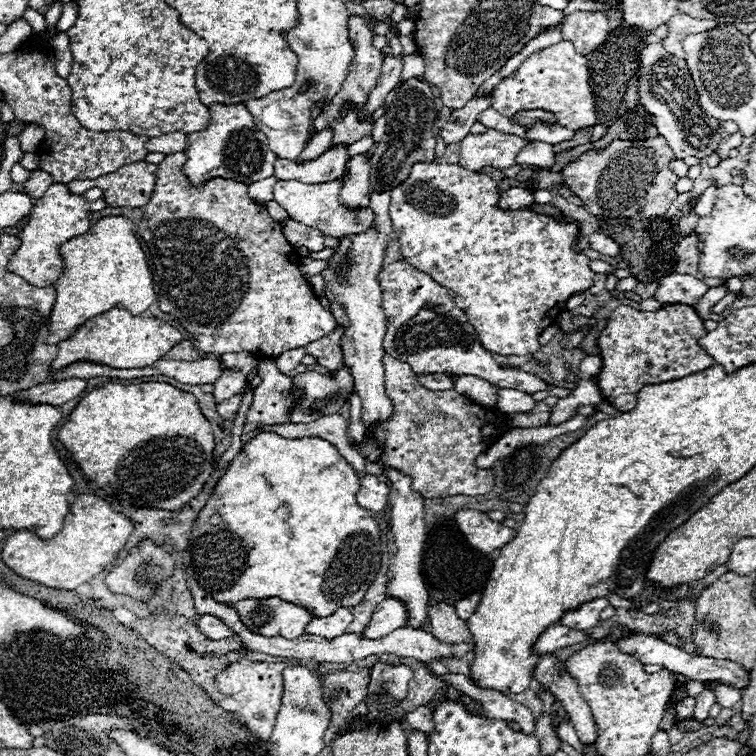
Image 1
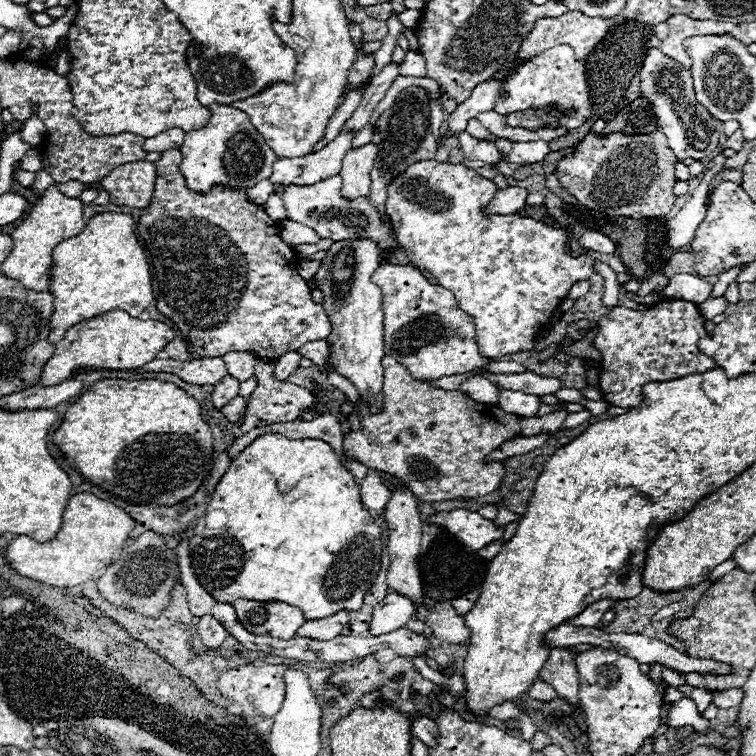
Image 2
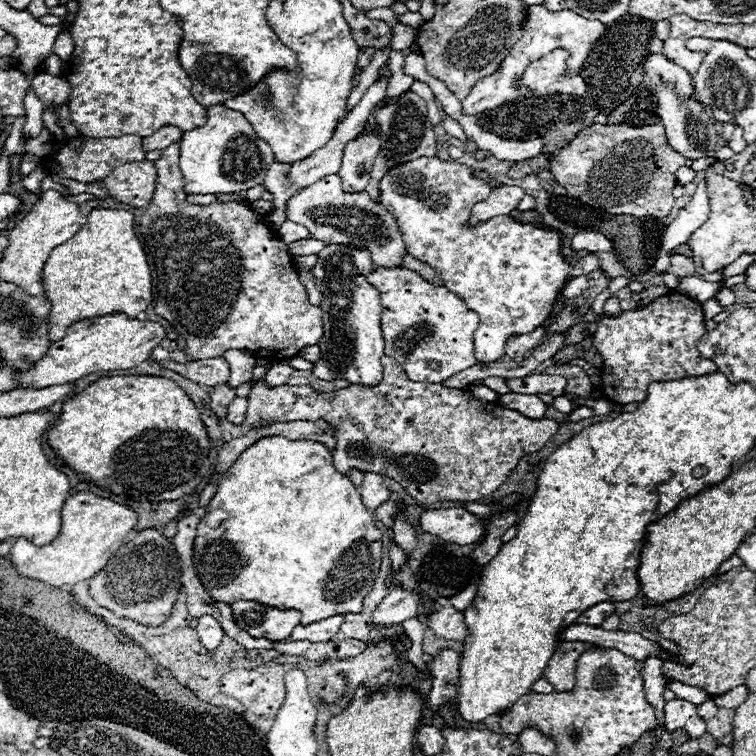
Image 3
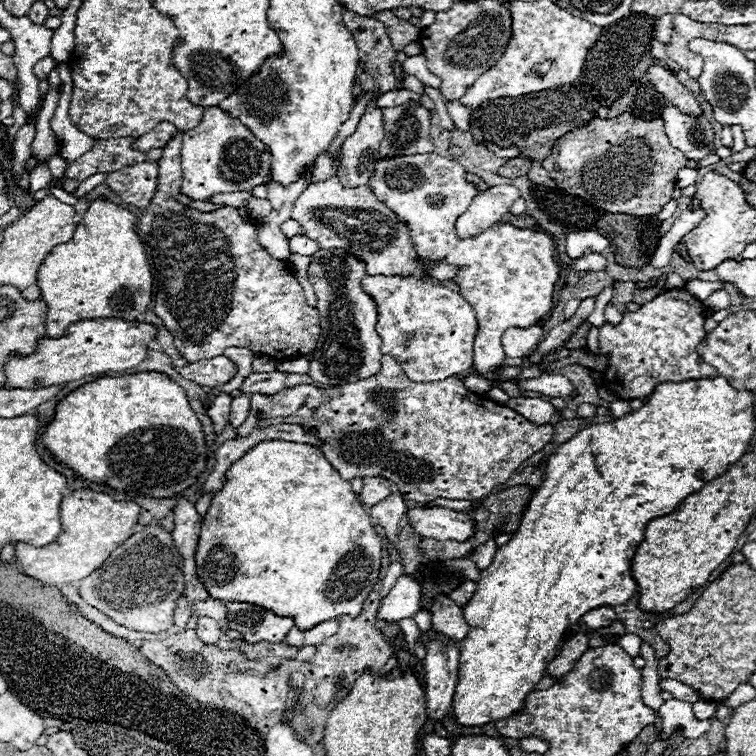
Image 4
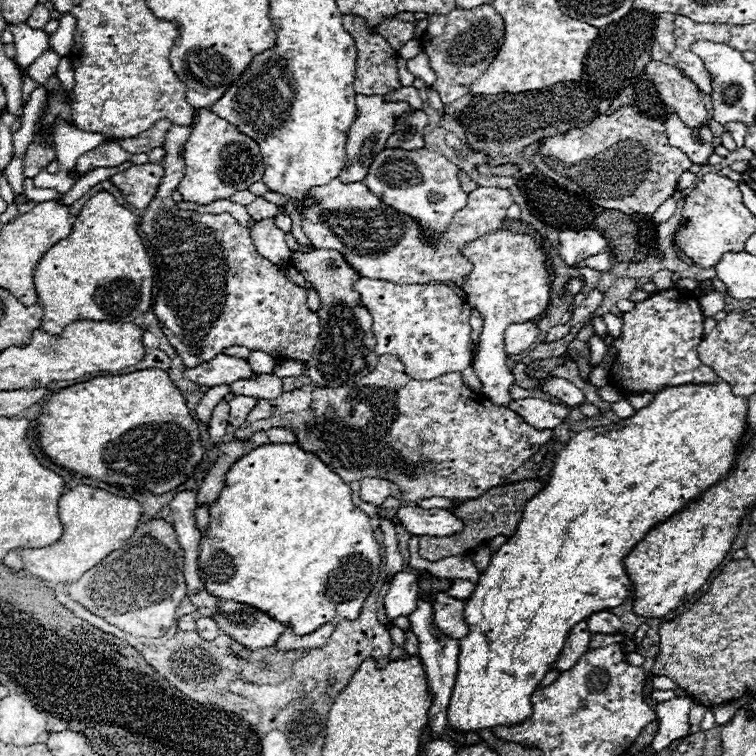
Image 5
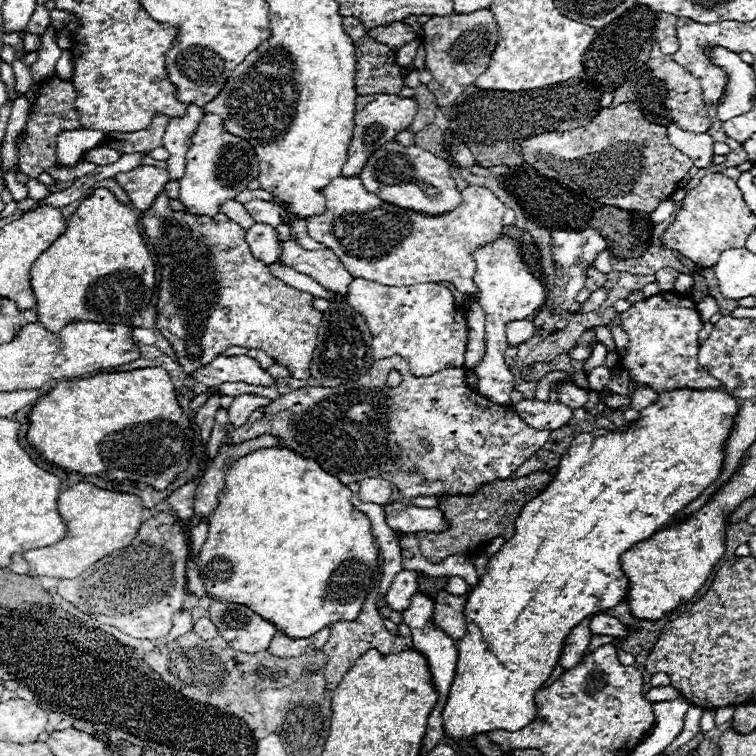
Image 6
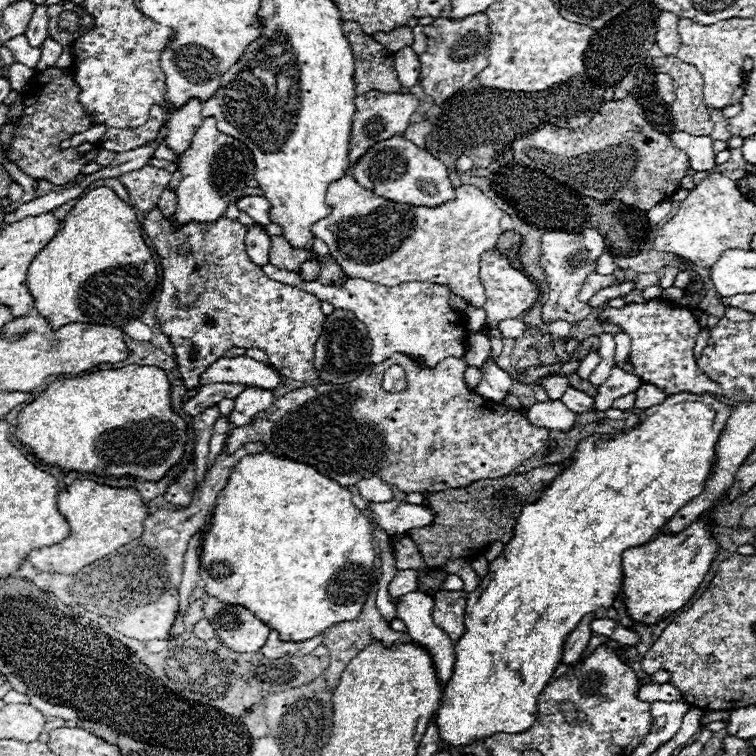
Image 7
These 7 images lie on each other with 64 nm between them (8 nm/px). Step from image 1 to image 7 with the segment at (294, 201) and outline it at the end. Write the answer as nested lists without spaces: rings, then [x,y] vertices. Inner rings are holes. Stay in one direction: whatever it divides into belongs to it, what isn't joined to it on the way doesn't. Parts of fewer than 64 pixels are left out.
[[[346,174],[336,184],[330,184],[326,192],[334,212],[326,220],[318,220],[312,232],[326,242],[330,256],[334,256],[348,278],[364,278],[382,286],[398,286],[412,280],[440,284],[470,306],[484,308],[480,256],[496,248],[502,234],[502,210],[476,186],[460,186],[454,192],[454,200],[434,208],[410,206],[380,198]]]

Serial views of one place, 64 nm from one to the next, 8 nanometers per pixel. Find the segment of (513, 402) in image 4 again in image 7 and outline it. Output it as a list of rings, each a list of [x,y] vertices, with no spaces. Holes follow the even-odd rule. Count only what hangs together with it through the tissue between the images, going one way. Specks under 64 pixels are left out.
[[[548,400],[548,402],[536,402],[532,408],[524,408],[526,418],[530,424],[538,424],[540,428],[548,428],[552,432],[568,432],[576,424],[576,414],[564,406],[564,402]]]

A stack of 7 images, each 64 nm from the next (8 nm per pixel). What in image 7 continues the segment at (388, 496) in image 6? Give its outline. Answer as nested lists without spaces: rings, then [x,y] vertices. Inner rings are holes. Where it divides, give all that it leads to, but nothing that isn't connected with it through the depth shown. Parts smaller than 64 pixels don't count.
[[[364,478],[356,484],[360,496],[366,500],[366,502],[386,502],[386,500],[392,500],[392,490],[390,490],[390,484],[384,482],[382,478]]]

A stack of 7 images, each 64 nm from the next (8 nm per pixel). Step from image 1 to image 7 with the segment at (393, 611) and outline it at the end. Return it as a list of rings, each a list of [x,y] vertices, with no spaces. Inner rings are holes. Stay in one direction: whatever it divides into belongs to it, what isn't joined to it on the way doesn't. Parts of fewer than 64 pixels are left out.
[[[398,570],[394,580],[390,582],[388,590],[390,590],[390,596],[396,598],[396,596],[404,596],[408,592],[414,592],[416,586],[418,586],[416,570]]]

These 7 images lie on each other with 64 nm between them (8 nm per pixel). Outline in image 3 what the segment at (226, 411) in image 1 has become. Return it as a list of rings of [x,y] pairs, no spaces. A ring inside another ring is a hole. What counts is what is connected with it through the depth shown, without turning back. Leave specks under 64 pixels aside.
[[[236,396],[236,398],[230,402],[230,406],[228,406],[228,414],[226,414],[228,422],[232,422],[232,424],[236,424],[236,426],[242,424],[244,418],[246,418],[246,406],[248,406],[248,400]]]

